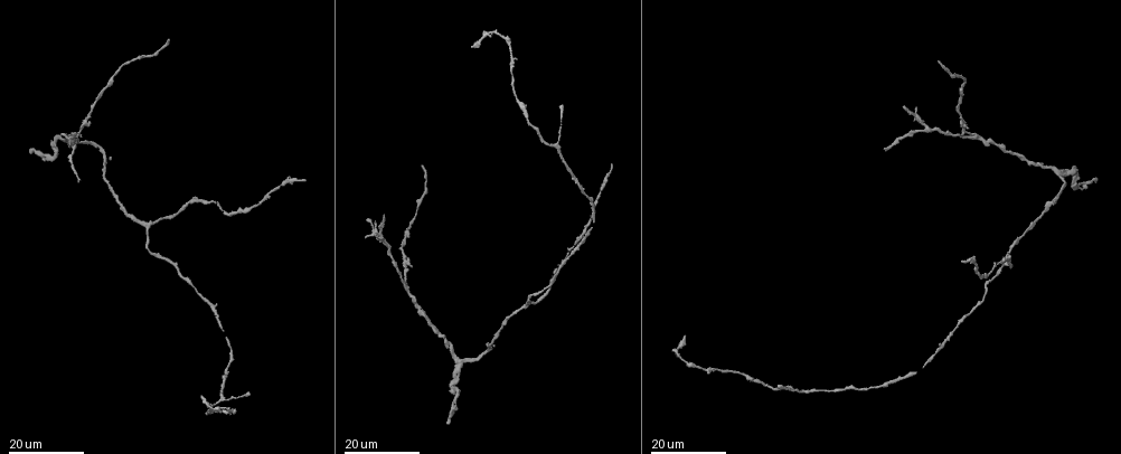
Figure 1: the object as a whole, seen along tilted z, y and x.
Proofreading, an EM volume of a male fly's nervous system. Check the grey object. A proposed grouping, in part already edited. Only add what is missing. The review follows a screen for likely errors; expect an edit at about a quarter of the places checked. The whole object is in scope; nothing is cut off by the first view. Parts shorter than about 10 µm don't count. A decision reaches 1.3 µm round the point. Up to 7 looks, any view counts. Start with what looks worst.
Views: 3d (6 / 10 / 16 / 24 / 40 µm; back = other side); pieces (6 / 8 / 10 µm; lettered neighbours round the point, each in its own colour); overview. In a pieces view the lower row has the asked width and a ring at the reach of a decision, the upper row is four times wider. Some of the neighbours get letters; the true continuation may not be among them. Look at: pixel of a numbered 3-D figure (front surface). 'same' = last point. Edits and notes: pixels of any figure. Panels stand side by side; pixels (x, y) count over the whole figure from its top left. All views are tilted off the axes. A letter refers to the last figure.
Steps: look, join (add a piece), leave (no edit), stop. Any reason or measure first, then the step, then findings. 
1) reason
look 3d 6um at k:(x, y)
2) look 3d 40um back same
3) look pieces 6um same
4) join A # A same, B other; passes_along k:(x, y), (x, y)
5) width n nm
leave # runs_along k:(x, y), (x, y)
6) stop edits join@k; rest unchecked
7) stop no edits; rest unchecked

end of a long branch
look 3d 24um at 1:(167, 41)

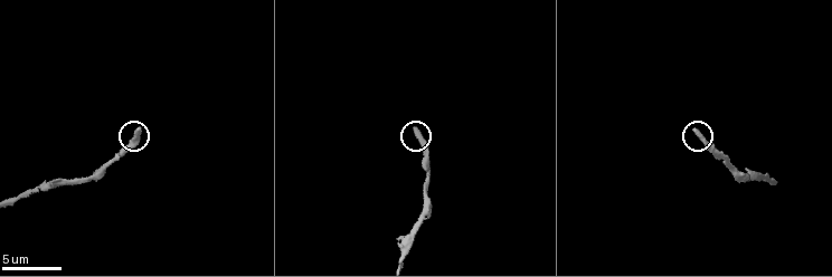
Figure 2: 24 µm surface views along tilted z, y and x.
look pieces 10um at 2:(415, 128)

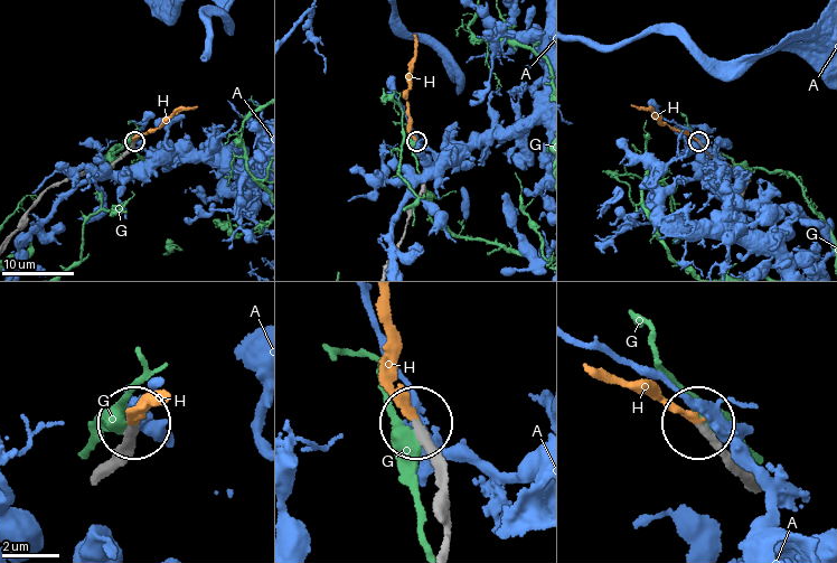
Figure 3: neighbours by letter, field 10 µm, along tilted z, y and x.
join H # A other, G other, H same; passes_along 3:(435, 514), (438, 482), (398, 377), (384, 306); the neuron continues

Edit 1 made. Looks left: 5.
look overview

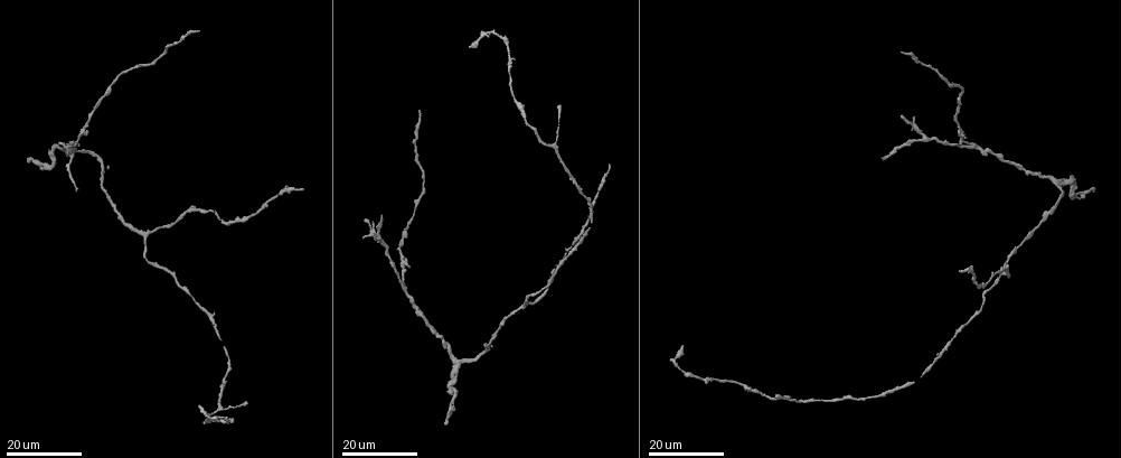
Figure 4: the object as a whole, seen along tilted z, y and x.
free end
look 3d 24um at 4:(380, 216)

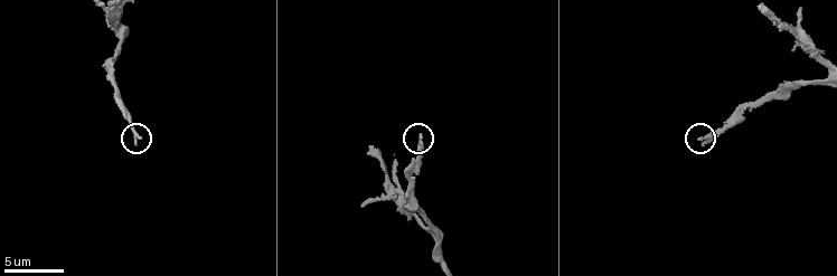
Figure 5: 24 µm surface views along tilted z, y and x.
see the neighbours
look pieces 10um at 5:(698, 136)

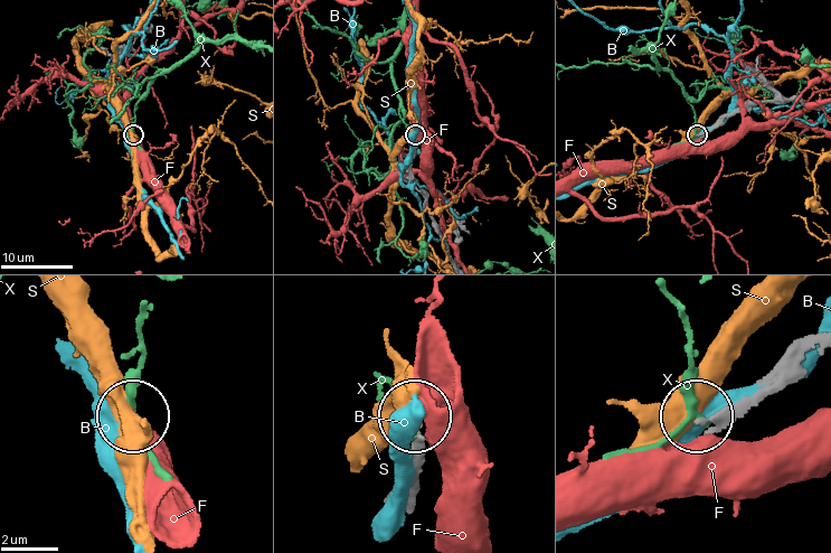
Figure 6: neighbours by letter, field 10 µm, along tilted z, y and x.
leave # B other, F other, S other, X other; runs_along 6:(819, 338), (753, 394), (700, 419); none of them fits

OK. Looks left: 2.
look pieces 8um at 5:(364, 205)

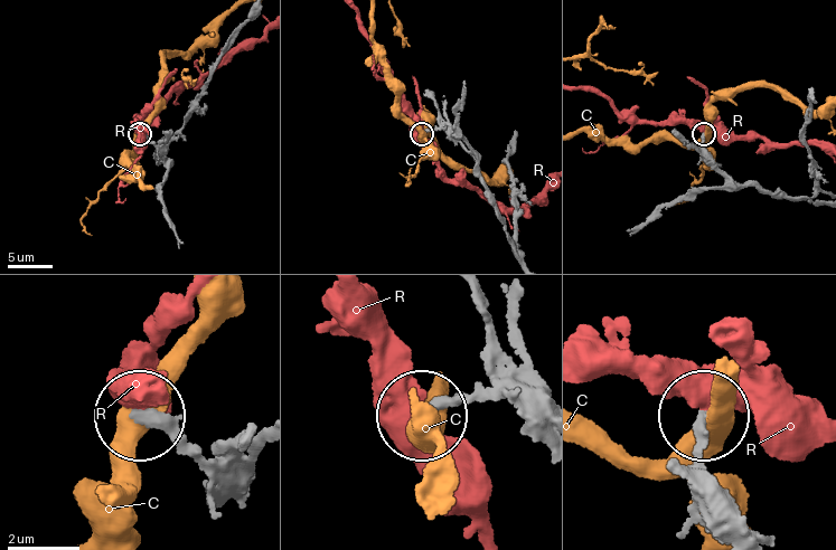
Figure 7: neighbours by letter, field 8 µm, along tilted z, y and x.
leave # C other, R other; none of them fits

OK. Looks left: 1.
stop edits join@3; rest unchecked

